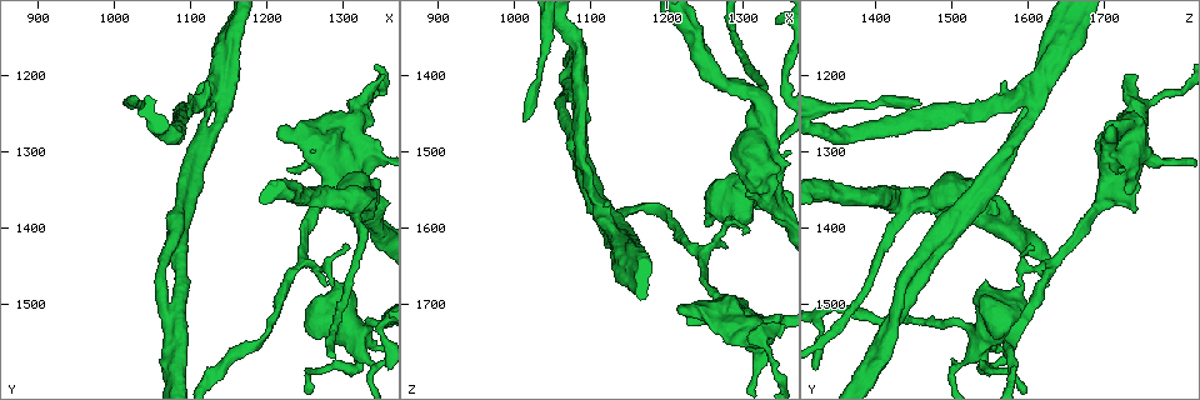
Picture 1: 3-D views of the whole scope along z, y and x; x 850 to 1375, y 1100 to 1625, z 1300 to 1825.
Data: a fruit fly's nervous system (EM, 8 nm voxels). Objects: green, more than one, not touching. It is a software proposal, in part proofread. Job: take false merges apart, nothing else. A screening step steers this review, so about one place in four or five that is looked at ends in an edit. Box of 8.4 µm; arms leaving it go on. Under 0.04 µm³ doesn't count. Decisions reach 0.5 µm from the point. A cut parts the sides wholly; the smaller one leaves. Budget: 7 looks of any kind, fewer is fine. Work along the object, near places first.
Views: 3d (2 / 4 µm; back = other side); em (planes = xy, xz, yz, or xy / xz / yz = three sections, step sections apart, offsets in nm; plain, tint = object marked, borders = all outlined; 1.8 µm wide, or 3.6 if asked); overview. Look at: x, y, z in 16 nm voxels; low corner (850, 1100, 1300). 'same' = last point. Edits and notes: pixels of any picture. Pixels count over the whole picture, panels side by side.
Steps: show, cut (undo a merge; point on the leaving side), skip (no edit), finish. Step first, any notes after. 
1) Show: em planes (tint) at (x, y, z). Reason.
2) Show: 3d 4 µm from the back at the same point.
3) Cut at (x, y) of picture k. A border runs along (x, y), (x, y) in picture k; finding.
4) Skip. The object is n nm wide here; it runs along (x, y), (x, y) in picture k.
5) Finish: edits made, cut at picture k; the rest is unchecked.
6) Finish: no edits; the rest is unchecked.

Show: 3d 4 µm from the back at (1090, 1405, 1500). Three arms meet.

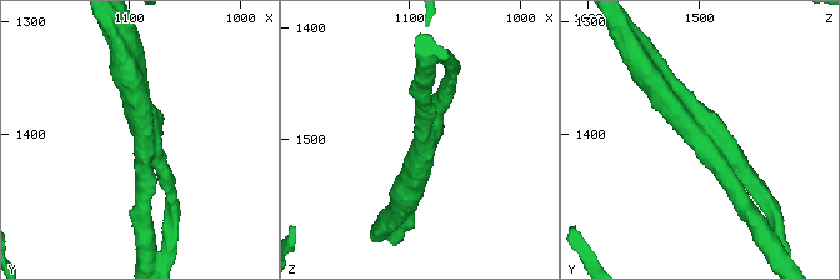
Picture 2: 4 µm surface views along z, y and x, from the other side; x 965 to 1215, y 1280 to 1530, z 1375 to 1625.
Show: em xy step 4 (tint) at (1084, 1406, 1502). 3 arms meet here; the arms are 260, 260, 400 nm wide; shape alone is not enough.

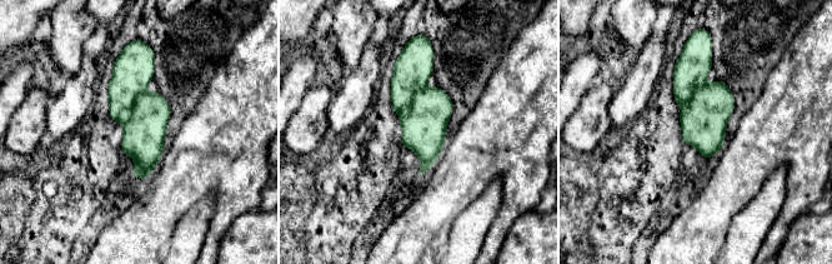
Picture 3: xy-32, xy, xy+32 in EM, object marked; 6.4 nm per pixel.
Show: em planes (tint) at the same point.

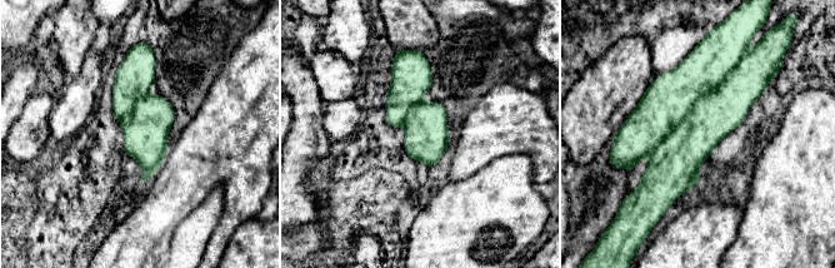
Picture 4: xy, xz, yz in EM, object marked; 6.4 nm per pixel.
Skip. One neuron here.

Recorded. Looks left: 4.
Show: 3d 2 µm at (1145, 1175, 1630). Side arm on a straight run.

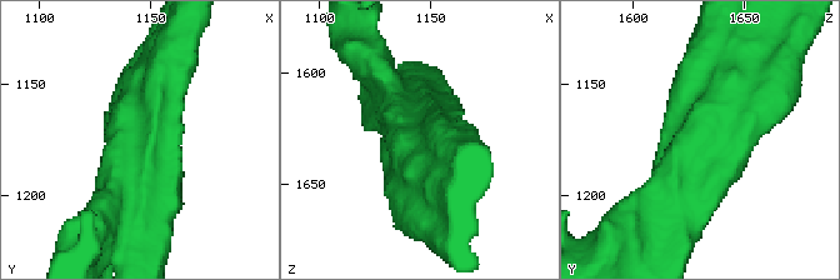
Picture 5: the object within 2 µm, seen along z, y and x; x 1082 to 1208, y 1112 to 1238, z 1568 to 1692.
Show: em 3.6 µm planes (borders) at (1145, 1171, 1628). 3 arms meet here; the arms are 280, 280, 320 nm wide.

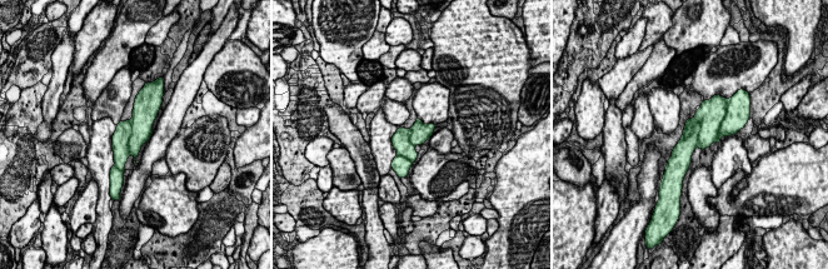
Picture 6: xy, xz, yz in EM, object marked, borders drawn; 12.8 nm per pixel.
Cut at (120, 139) of picture 6. A border runs along (130, 121), (129, 153) in picture 6; a second neuron is stuck on.

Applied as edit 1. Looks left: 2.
Show: overview. Redraw.

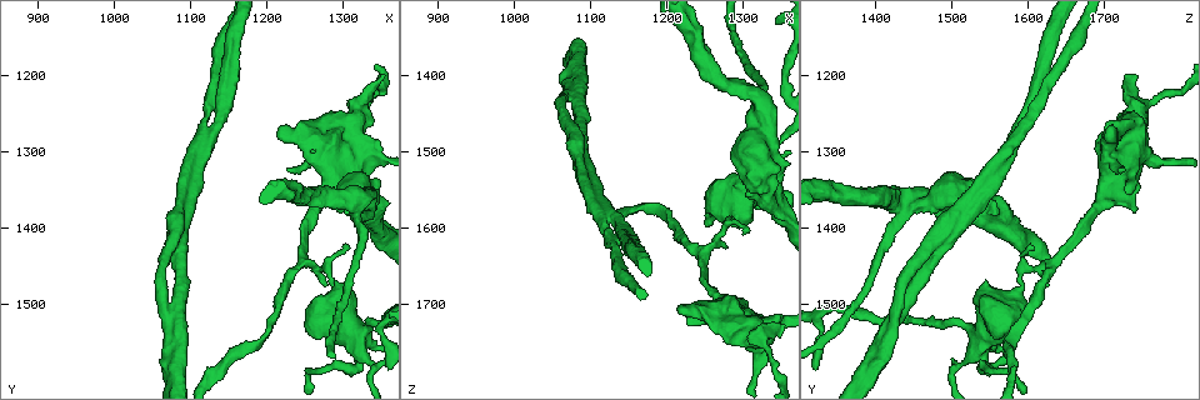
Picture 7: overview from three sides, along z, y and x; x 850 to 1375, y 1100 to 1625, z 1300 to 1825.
Show: em 3.6 µm planes (tint) at (1325, 1240, 1745). Thick turns thin.

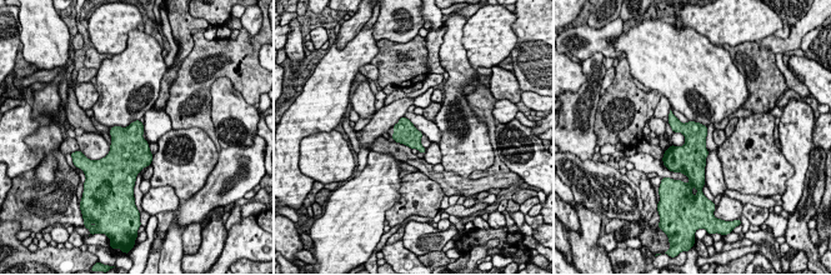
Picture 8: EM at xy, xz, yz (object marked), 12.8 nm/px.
Skip. The object is 280 nm wide here; one neuron here.

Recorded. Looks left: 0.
Finish: edits made, cut at picture 6; the rest is unchecked.

